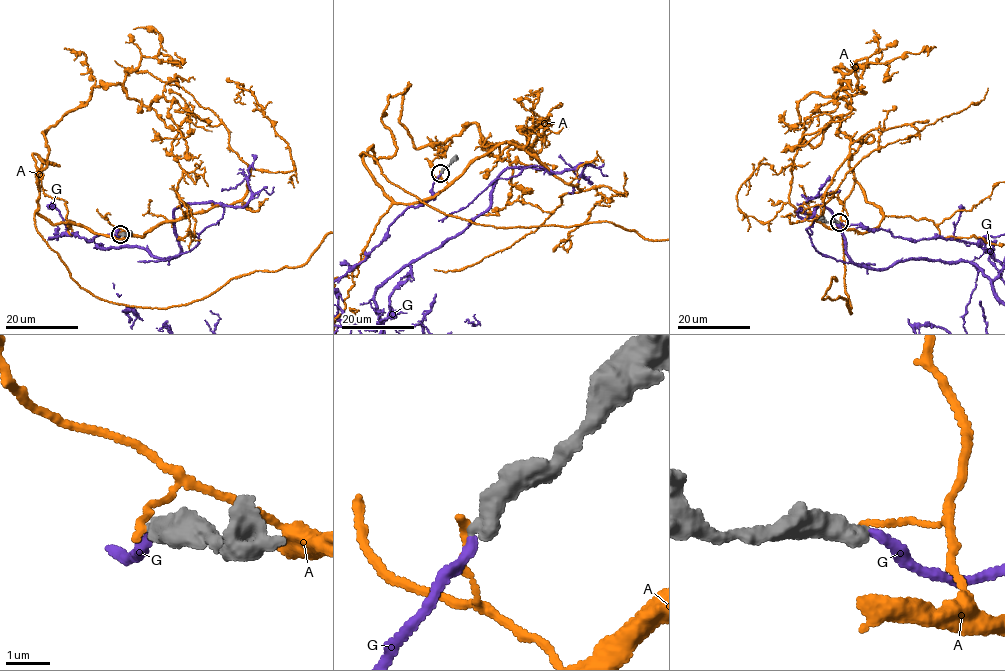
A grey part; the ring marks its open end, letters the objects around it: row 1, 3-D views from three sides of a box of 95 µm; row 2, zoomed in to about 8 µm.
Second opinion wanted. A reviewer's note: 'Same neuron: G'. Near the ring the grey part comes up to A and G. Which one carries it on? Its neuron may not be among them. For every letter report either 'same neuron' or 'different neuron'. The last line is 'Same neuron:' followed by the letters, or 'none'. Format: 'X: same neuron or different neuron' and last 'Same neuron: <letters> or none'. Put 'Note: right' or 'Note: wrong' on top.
Note: right
A: different neuron
G: same neuron
Same neuron: G

